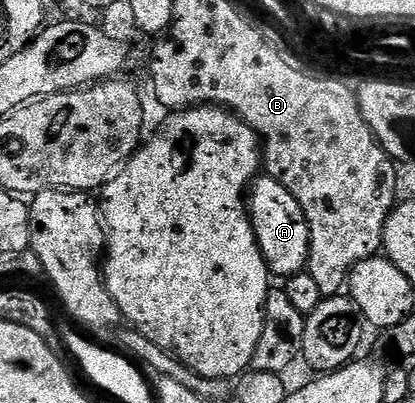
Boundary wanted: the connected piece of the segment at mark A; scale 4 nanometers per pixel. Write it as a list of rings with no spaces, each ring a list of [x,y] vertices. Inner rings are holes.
[[[259,176],[250,184],[246,209],[250,212],[250,223],[271,275],[275,279],[285,280],[303,273],[310,259],[310,229],[308,216],[304,216],[304,208],[300,208],[296,196],[292,196],[280,180]]]

